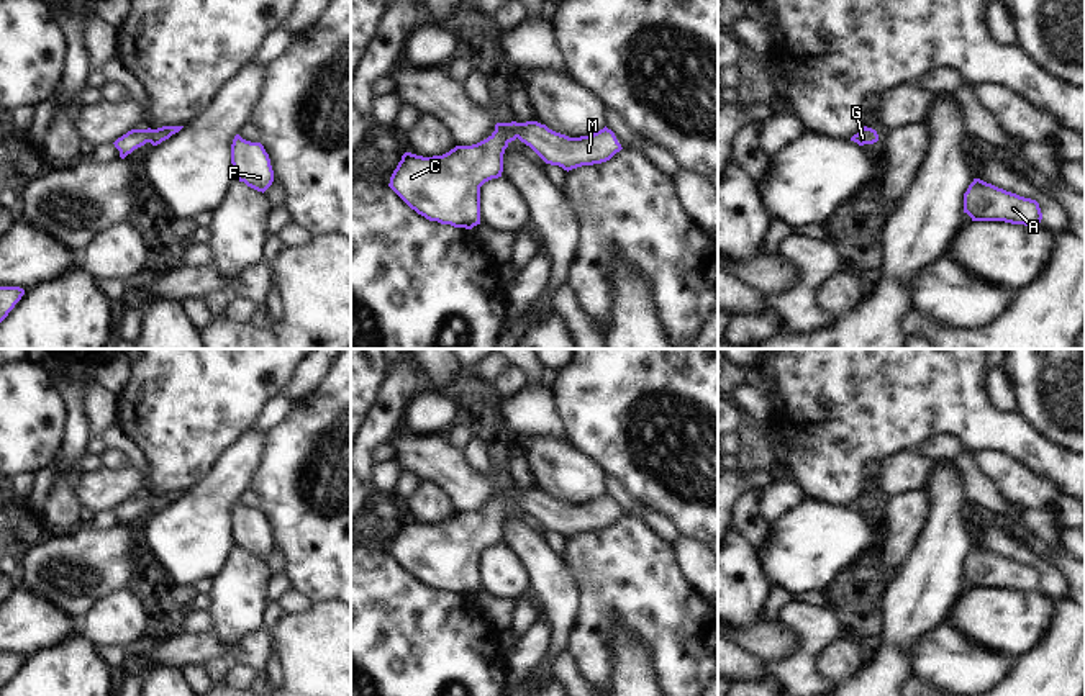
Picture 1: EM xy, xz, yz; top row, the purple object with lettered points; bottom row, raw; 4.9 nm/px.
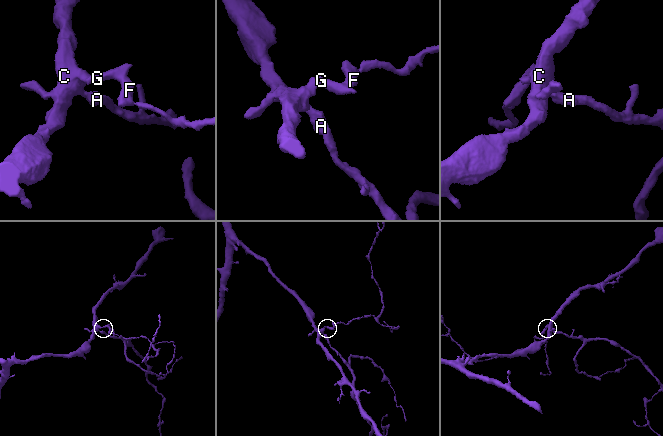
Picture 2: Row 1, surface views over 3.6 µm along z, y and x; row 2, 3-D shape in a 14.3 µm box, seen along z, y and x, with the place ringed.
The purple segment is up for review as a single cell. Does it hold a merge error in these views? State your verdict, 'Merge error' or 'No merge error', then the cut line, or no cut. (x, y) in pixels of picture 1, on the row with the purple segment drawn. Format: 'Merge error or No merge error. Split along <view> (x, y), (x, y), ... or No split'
No merge error. No split

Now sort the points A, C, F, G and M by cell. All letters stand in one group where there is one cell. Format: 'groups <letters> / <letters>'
groups A C F G M

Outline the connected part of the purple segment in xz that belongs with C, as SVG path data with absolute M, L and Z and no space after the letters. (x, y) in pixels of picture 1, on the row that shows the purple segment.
M538 121L497 123L487 139L456 146L443 156L405 152L388 187L426 219L472 229L480 224L480 187L502 177L505 149L516 138L546 164L567 172L606 162L623 149L606 126L588 136L569 138Z

